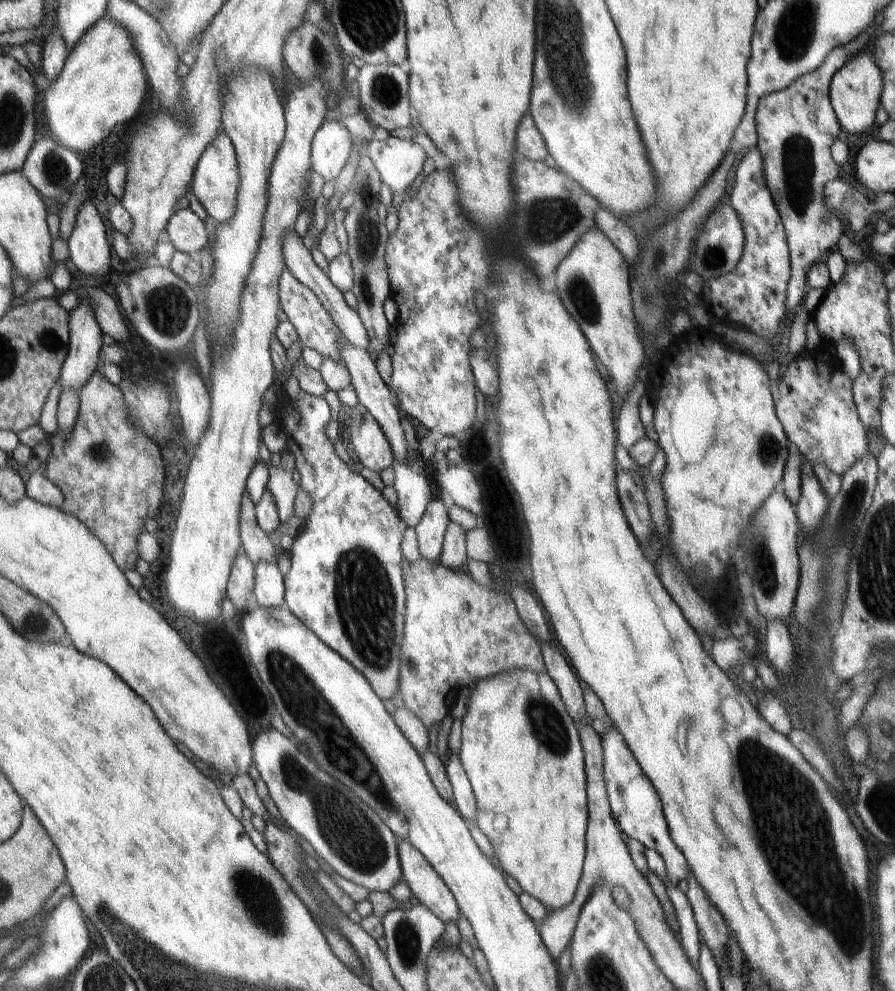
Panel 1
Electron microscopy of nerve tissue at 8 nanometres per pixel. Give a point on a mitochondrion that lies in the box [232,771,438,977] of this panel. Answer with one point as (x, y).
(407, 935)

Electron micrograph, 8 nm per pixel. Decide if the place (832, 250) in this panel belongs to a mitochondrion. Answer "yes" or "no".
no

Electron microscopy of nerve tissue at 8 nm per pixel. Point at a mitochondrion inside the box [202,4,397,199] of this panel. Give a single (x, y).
(320, 53)

